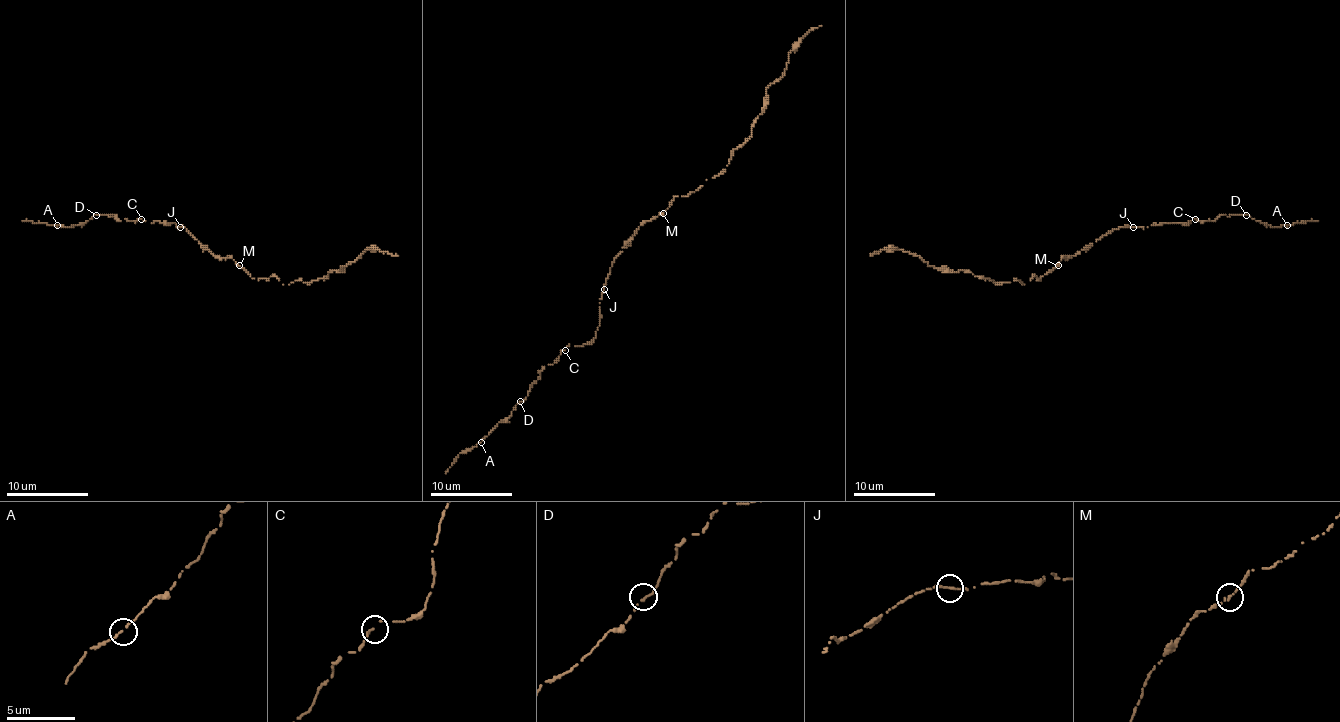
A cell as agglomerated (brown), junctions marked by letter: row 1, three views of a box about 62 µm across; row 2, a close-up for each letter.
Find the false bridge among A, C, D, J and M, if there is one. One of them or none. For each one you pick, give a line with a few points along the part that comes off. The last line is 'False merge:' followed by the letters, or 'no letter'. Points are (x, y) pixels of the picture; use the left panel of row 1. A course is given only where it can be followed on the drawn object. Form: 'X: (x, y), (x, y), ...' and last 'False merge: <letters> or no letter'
False merge: no letter

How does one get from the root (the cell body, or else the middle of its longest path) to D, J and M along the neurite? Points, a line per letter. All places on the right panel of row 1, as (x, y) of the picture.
D: (1090, 245), (1121, 227), (1190, 223), (1195, 219), (1213, 221), (1221, 215), (1246, 215)
J: (1090, 245), (1115, 229), (1133, 227)
M: (1090, 245), (1073, 256), (1061, 258), (1057, 266)

